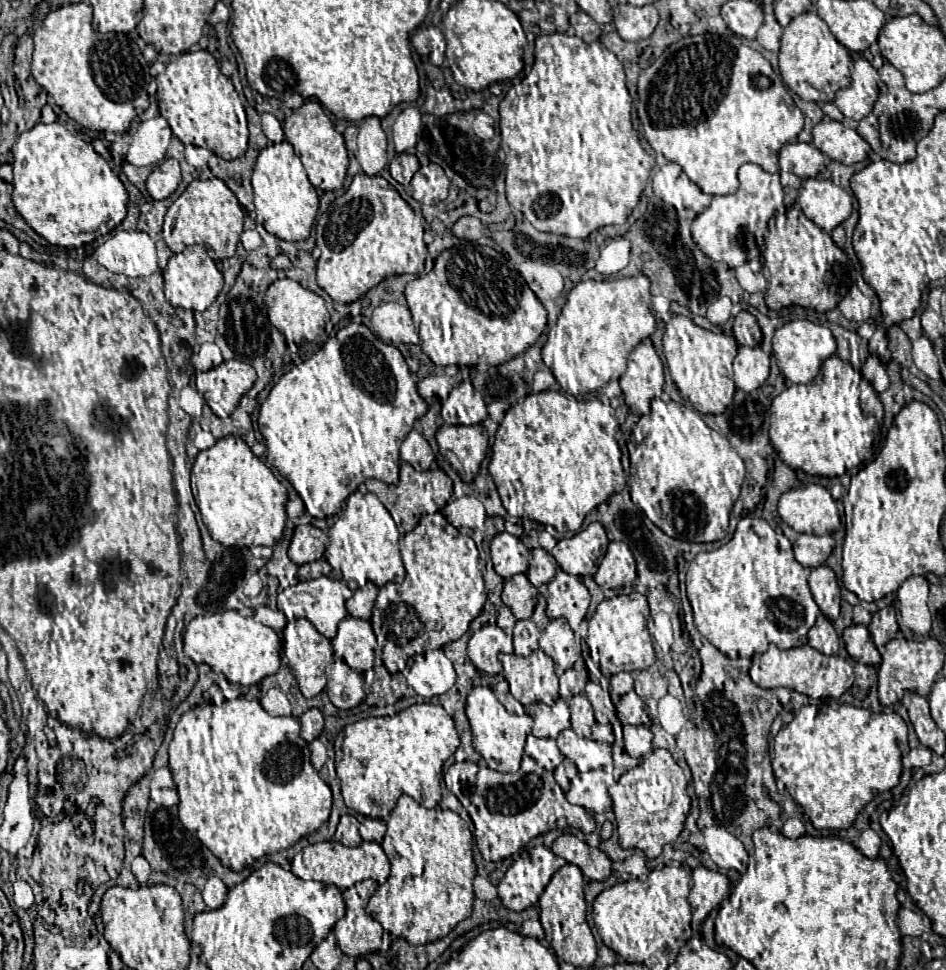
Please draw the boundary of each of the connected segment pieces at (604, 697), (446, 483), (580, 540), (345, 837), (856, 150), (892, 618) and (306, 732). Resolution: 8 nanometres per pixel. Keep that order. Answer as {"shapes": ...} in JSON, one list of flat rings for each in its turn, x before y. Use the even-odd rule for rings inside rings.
{"shapes":[[[588,682,586,684,586,696,594,708,594,716,596,716,596,722,600,724,612,724,614,733,613,746,623,747,623,731,620,728,620,720,616,716,616,710,614,710,614,704,610,698,610,694,596,682]],[[402,464,398,484,384,484,380,480,366,480,364,484,372,494,378,494,379,500,390,512,401,535,414,530,424,514,434,514,442,510,448,498,452,496,452,480,440,468,418,472,410,464]],[[592,522,576,536,560,540,552,550,552,556,566,574,594,576,602,560,604,544,608,544,608,538,602,524]],[[350,814,342,816,338,830,336,830,336,840,342,842,344,846,360,846,362,838,358,834,358,826,360,826,360,822,354,816,350,816]],[[822,120,818,126,814,126,812,136,814,146,824,156,846,166,862,162,870,152,870,144,862,136,858,136,856,130,846,128,842,122]],[[886,606,872,614,872,622,868,624,870,636,876,646,884,646,898,634,898,622,896,622,896,610,894,606]],[[310,708,300,716,300,724,302,724,302,738,306,742,312,742,324,728,324,716,318,708]]]}

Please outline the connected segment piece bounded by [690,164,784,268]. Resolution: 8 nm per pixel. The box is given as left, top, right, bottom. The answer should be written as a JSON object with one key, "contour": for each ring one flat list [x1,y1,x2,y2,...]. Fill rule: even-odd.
{"contour":[[742,164,738,168,738,180,740,180,740,188,736,194,714,196,710,206,704,212,700,212,690,226,694,244,710,260,720,262,728,268,738,268,748,260,760,256,766,224,774,216,778,206,782,206,782,198,784,198,780,176,768,174,756,164]]}

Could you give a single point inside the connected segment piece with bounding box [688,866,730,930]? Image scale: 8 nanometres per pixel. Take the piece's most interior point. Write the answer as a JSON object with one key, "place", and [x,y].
{"place":[708,888]}

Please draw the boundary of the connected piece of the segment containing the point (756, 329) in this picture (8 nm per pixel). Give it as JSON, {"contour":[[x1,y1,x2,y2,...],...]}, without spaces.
{"contour":[[740,312,734,318,734,338,742,346,760,346,762,330,750,312]]}

